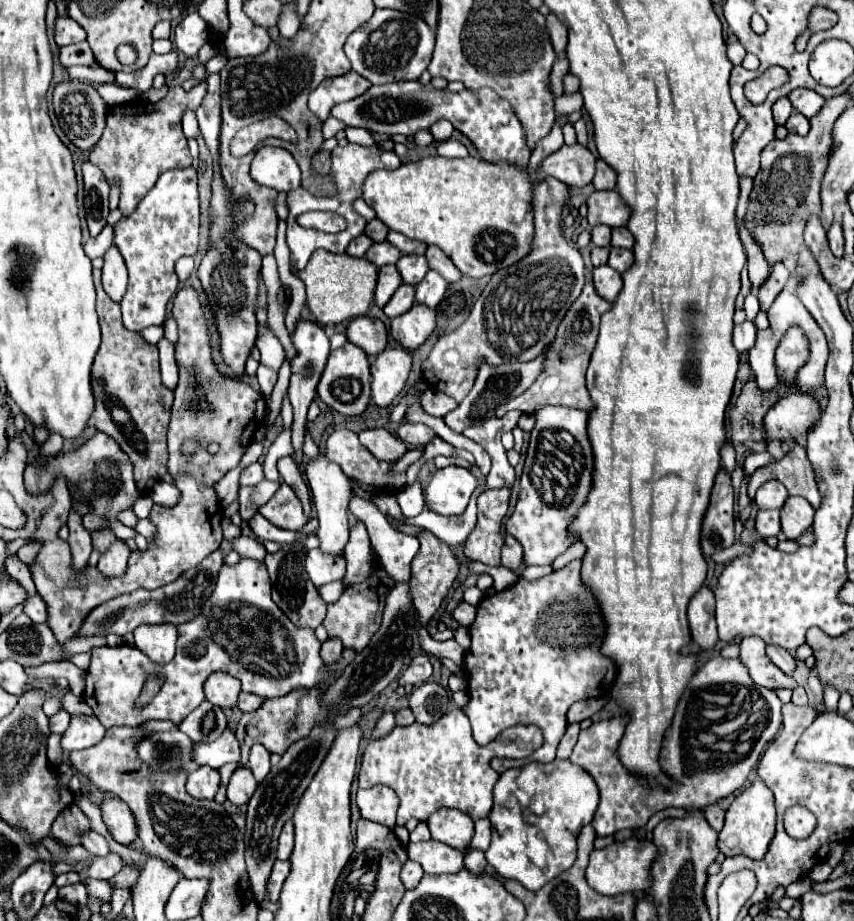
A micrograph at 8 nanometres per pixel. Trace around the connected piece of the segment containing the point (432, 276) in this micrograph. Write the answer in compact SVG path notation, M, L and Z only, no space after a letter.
M429 271L425 279L415 287L415 301L427 307L437 307L437 303L443 299L447 285L449 283L437 271Z

